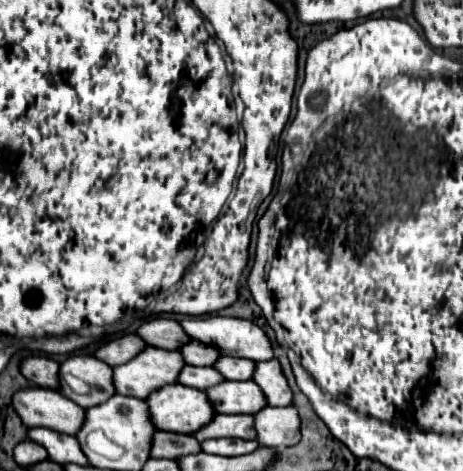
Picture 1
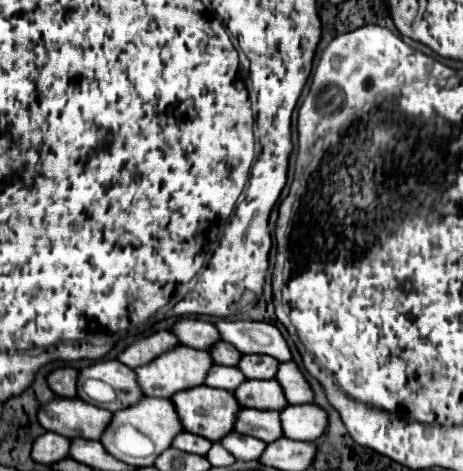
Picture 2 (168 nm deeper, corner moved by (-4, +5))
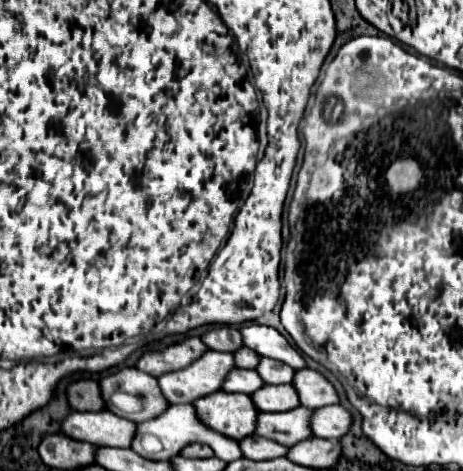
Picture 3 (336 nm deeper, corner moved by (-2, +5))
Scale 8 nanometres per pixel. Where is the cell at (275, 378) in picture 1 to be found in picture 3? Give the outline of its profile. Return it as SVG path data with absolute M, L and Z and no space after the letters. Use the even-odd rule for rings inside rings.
M302 369L296 371L294 383L292 383L300 395L300 403L310 409L320 409L326 405L340 403L338 393L334 385L318 371L314 369Z

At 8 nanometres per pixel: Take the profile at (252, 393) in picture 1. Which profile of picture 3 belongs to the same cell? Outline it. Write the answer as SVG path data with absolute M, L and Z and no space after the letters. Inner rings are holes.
M264 385L252 395L252 401L260 411L286 411L286 409L296 409L300 405L298 393L294 393L292 385Z

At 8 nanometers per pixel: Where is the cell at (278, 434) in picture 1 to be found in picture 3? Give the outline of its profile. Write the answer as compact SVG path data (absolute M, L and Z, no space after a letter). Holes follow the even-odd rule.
M342 405L320 407L312 415L312 431L316 437L342 439L352 425L352 413Z

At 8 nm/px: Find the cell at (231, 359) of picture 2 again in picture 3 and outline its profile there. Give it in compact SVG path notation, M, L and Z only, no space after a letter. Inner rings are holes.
M246 347L238 349L234 353L234 359L236 359L236 367L242 367L242 369L256 369L258 361L260 361L258 353L254 353L252 349L246 349Z

